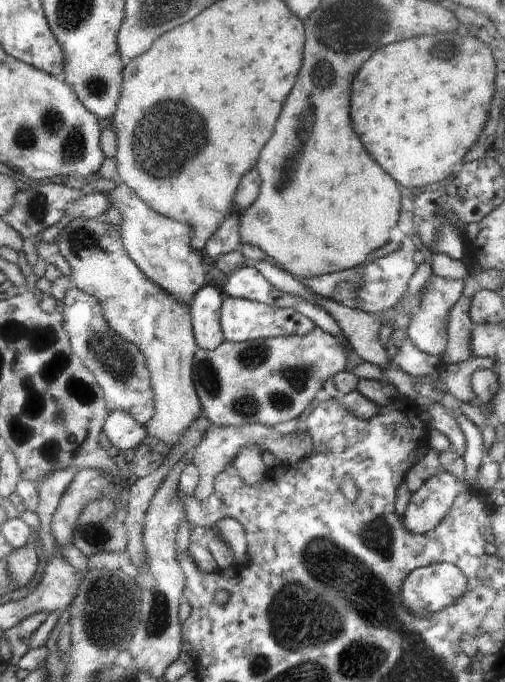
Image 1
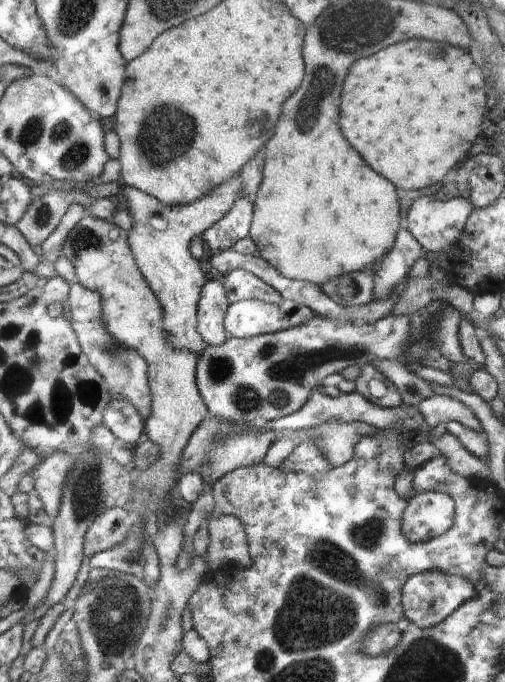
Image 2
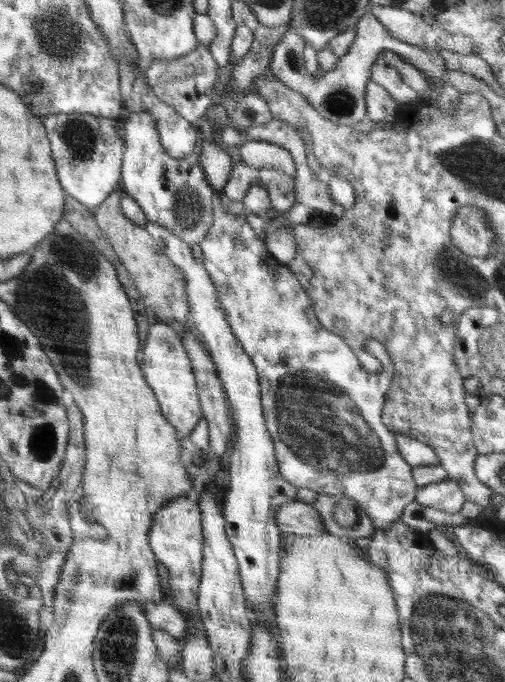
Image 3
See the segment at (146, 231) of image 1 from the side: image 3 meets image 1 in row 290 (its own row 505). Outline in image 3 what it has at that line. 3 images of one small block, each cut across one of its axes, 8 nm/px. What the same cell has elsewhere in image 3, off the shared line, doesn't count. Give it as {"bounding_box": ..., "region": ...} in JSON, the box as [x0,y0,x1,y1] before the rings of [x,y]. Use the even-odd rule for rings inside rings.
{"bounding_box":[147,496,203,620],"region":[[[189,496],[180,497],[157,510],[153,514],[147,539],[155,558],[168,569],[167,597],[171,598],[180,610],[188,612],[188,618],[197,620],[197,598],[203,559],[203,532],[198,502],[192,502]]]}

